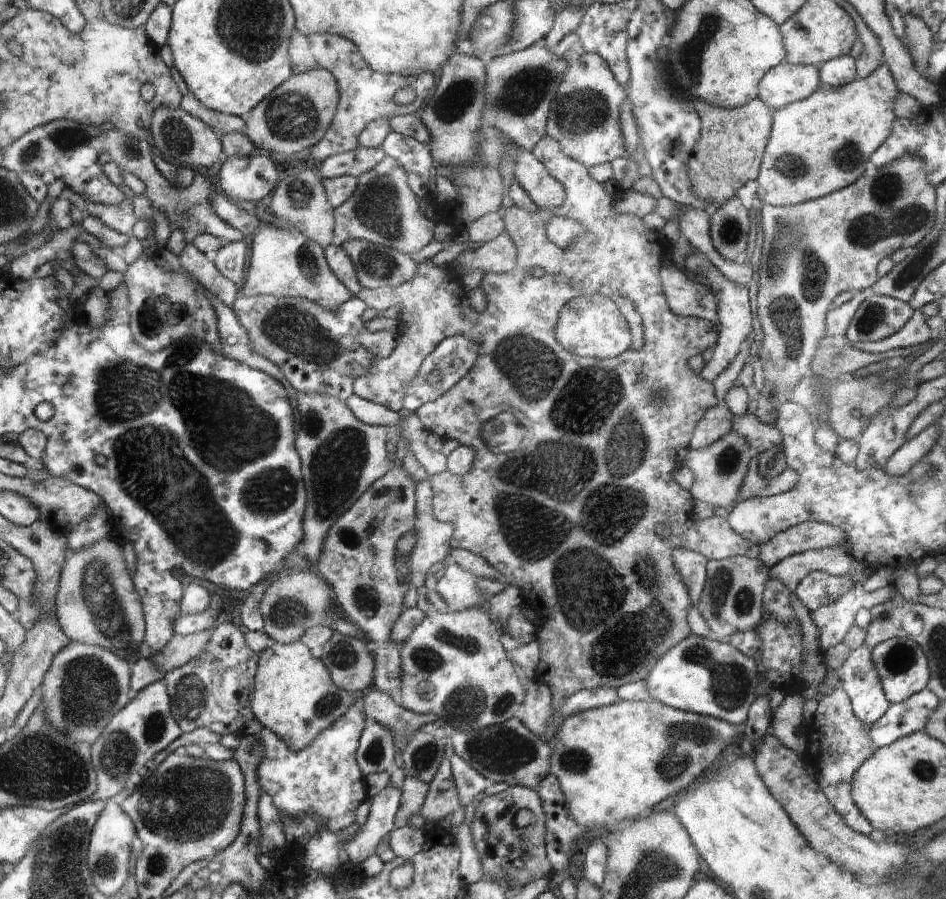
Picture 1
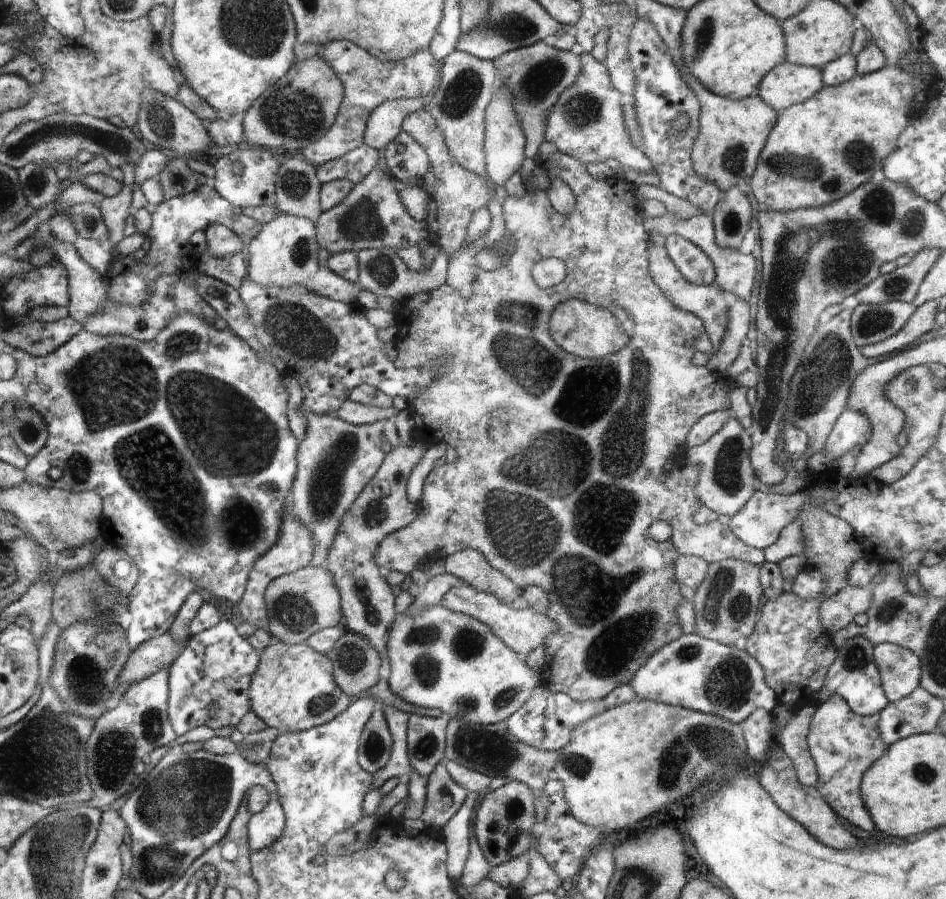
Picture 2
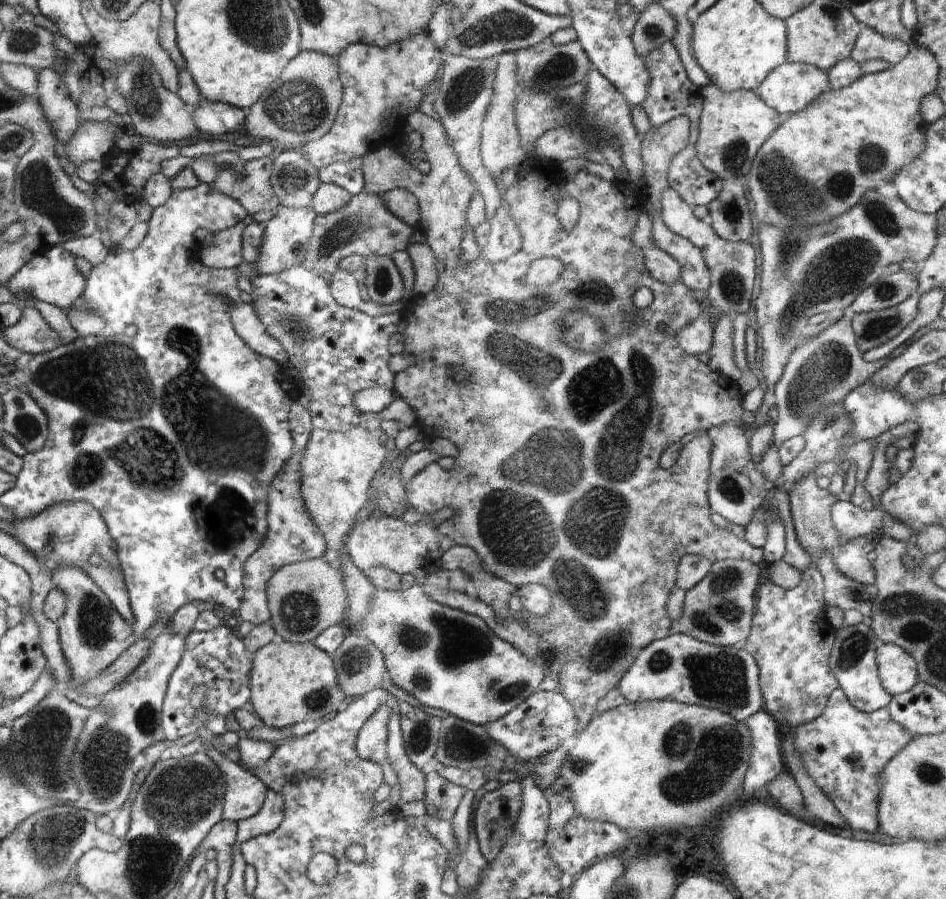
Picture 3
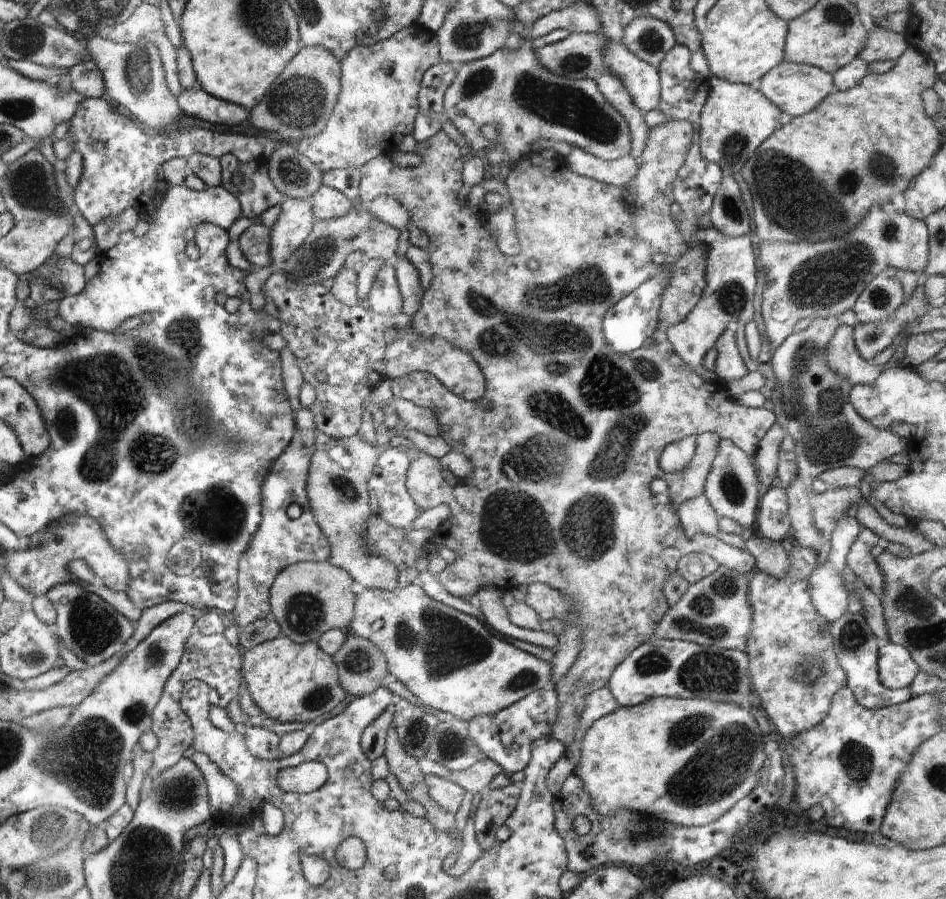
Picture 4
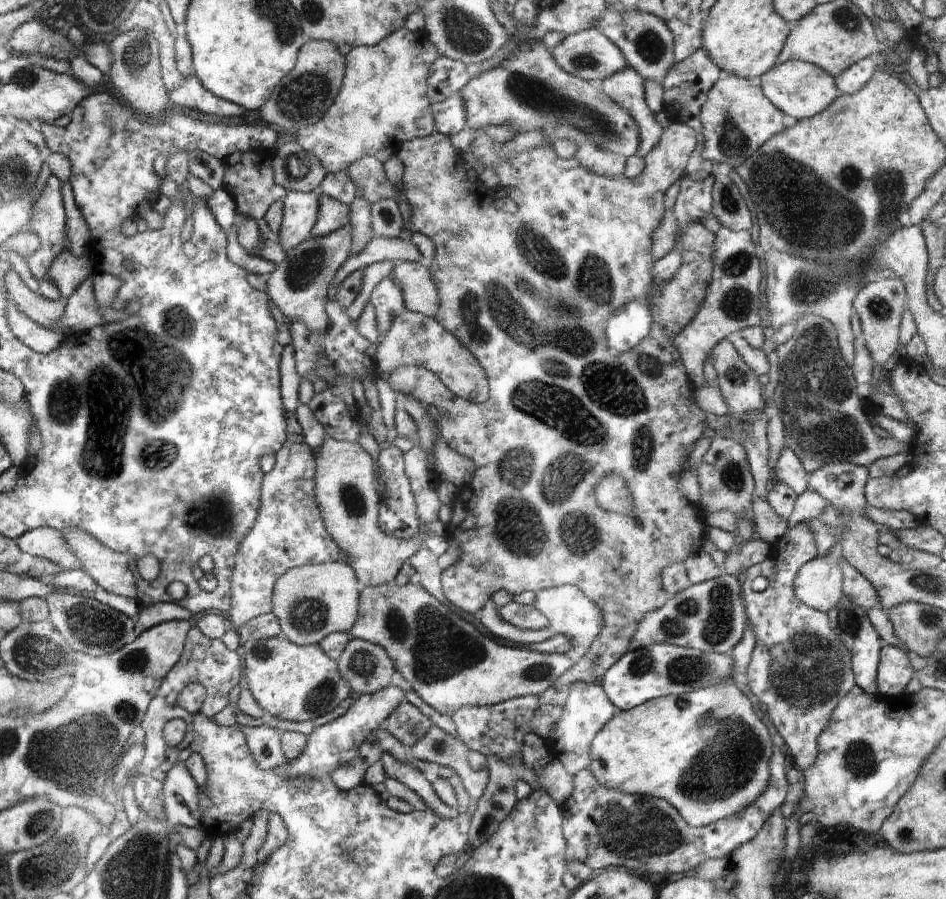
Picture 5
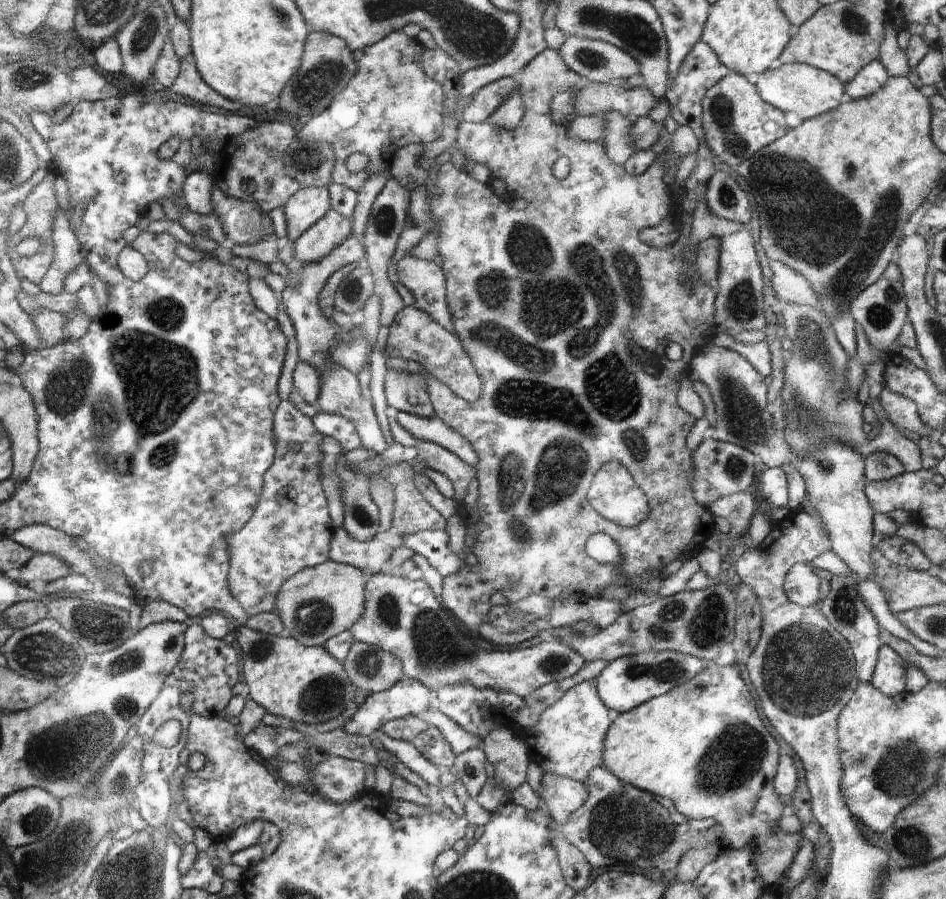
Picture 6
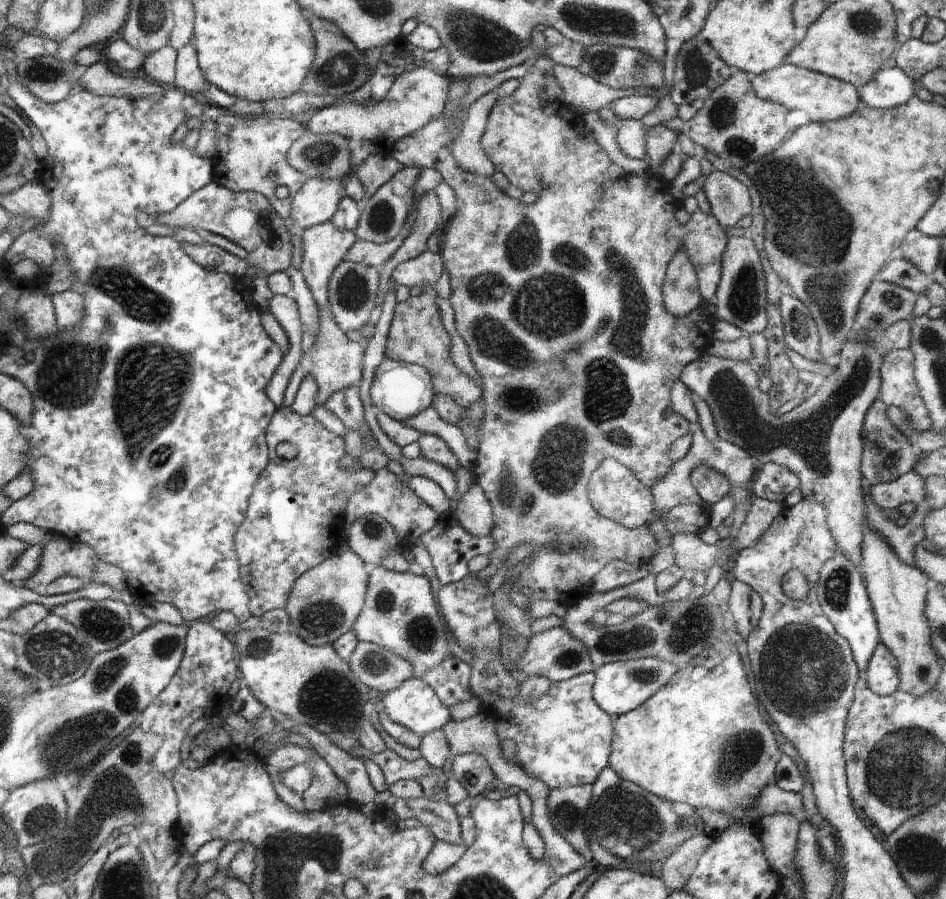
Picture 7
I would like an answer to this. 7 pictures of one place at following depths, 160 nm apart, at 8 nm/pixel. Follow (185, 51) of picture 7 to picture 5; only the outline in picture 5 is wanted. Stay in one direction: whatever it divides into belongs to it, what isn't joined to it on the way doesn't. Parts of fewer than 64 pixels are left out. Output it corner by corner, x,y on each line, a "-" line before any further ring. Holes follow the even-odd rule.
195,76
188,77
182,85
174,89
171,92
171,99
176,109
188,107
212,116
226,116
226,118
240,118
244,114
244,108
215,97

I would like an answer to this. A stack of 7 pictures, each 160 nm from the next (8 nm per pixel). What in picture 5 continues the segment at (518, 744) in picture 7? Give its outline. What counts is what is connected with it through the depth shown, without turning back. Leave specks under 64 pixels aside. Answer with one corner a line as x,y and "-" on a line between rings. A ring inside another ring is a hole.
575,682
568,692
561,720
557,722
554,736
548,740
552,759
558,759
571,775
588,769
590,745
594,735
616,714
614,706
602,686

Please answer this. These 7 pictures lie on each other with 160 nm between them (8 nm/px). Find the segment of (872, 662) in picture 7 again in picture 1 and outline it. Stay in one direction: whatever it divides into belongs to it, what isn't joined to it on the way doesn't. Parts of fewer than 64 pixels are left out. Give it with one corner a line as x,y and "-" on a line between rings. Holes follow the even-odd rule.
894,637
881,642
871,650
872,662
878,671
884,696
889,703
899,703
910,698
914,693
927,688
930,680
928,659
920,645
911,638

